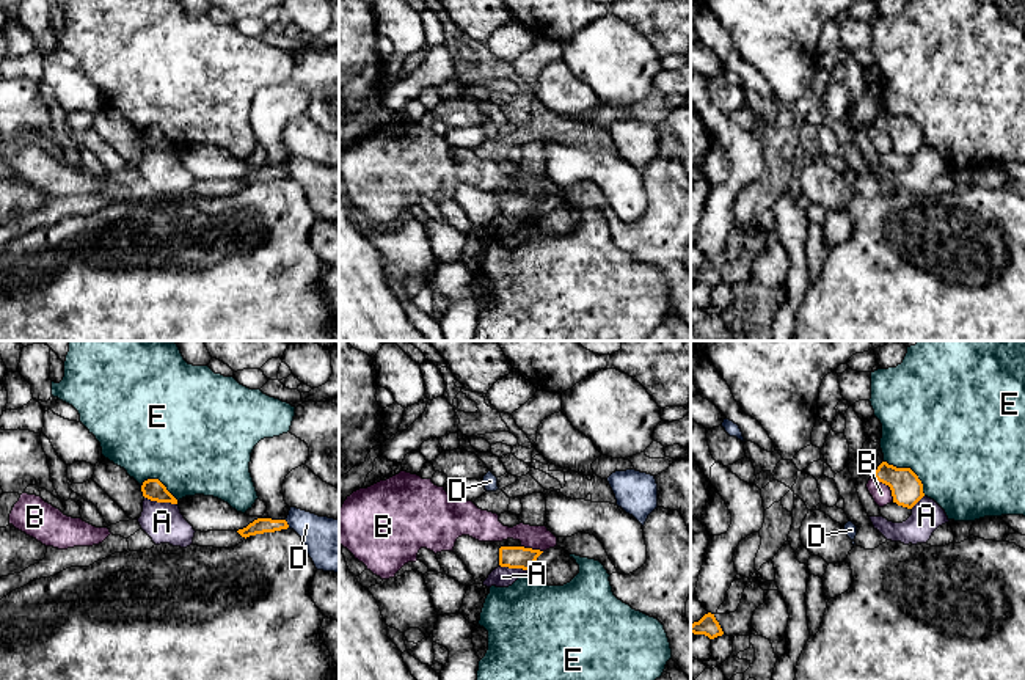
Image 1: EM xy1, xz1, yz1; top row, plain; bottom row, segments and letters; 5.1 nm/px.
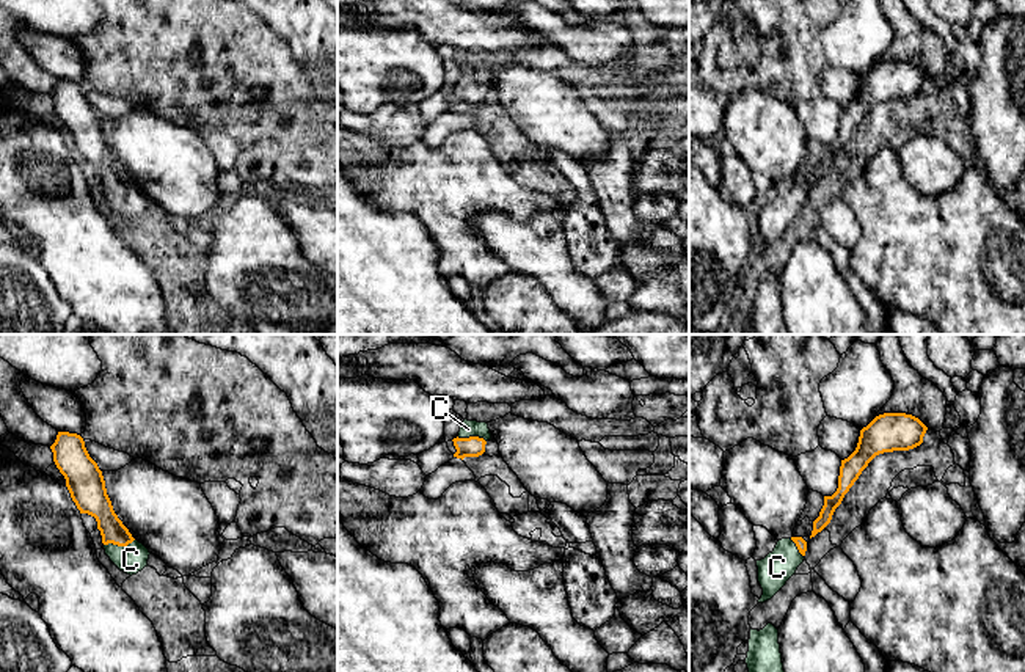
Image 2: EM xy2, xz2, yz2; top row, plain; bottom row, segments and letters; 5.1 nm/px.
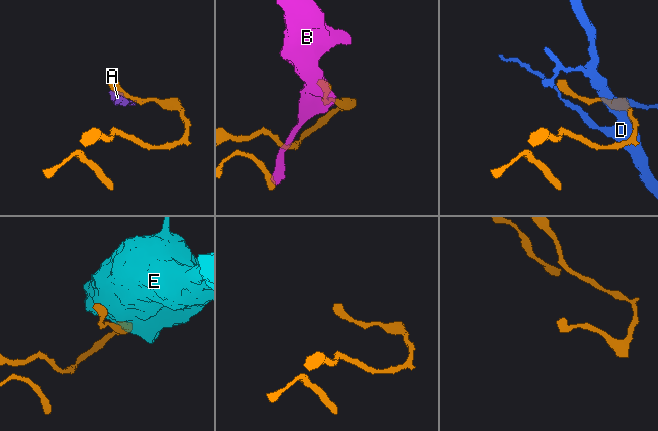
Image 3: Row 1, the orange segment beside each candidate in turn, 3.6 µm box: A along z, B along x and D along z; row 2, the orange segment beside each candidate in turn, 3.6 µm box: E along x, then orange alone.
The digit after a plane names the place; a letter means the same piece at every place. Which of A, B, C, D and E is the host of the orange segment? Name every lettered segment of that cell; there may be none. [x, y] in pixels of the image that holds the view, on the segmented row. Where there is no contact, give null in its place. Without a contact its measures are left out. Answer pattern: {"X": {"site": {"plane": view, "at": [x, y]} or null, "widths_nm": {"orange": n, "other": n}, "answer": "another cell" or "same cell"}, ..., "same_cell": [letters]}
{"A": {"site": {"plane": "xy1", "at": [160, 501]}, "widths_nm": {"orange": 110, "other": 200}, "answer": "another cell"}, "B": {"site": {"plane": "yz1", "at": [887, 484]}, "widths_nm": {"orange": 160, "other": 100}, "answer": "another cell"}, "C": {"site": {"plane": "xy2", "at": [118, 545]}, "widths_nm": {"orange": 140, "other": 150}, "answer": "same cell"}, "D": {"site": {"plane": "xy1", "at": [286, 523]}, "widths_nm": {"orange": 80, "other": 240}, "answer": "another cell"}, "E": {"site": {"plane": "yz1", "at": [911, 470]}, "widths_nm": {"orange": 160, "other": 500}, "answer": "another cell"}, "same_cell": ["C"]}

